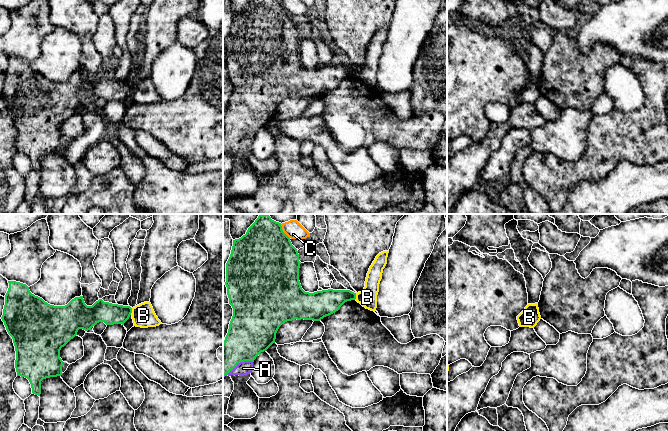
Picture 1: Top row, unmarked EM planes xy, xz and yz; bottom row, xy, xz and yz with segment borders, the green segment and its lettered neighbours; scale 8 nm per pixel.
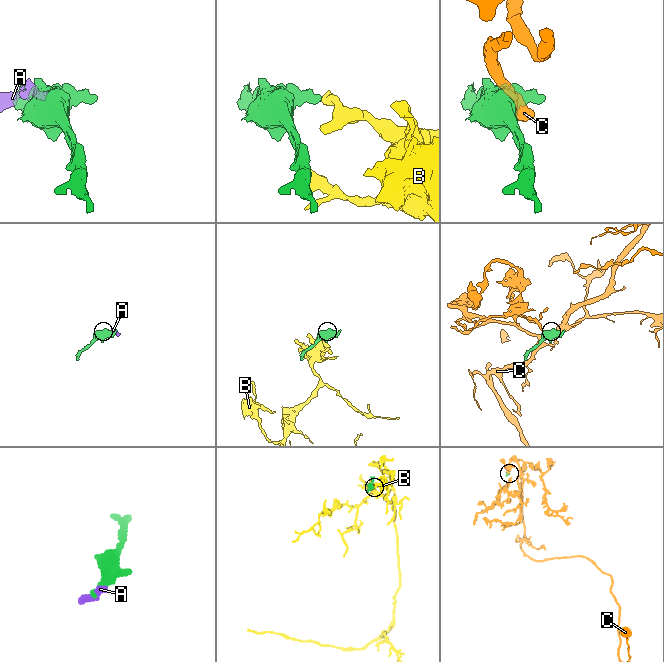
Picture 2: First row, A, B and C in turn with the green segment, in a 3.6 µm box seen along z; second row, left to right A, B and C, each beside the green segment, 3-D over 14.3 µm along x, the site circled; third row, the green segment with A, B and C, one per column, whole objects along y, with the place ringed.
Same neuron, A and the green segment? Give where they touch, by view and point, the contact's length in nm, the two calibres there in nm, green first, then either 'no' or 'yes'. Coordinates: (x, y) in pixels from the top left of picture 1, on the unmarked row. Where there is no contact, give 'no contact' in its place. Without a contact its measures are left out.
contact xz (238, 139); length 280 nm; calibres 340 and 110 nm; yes

